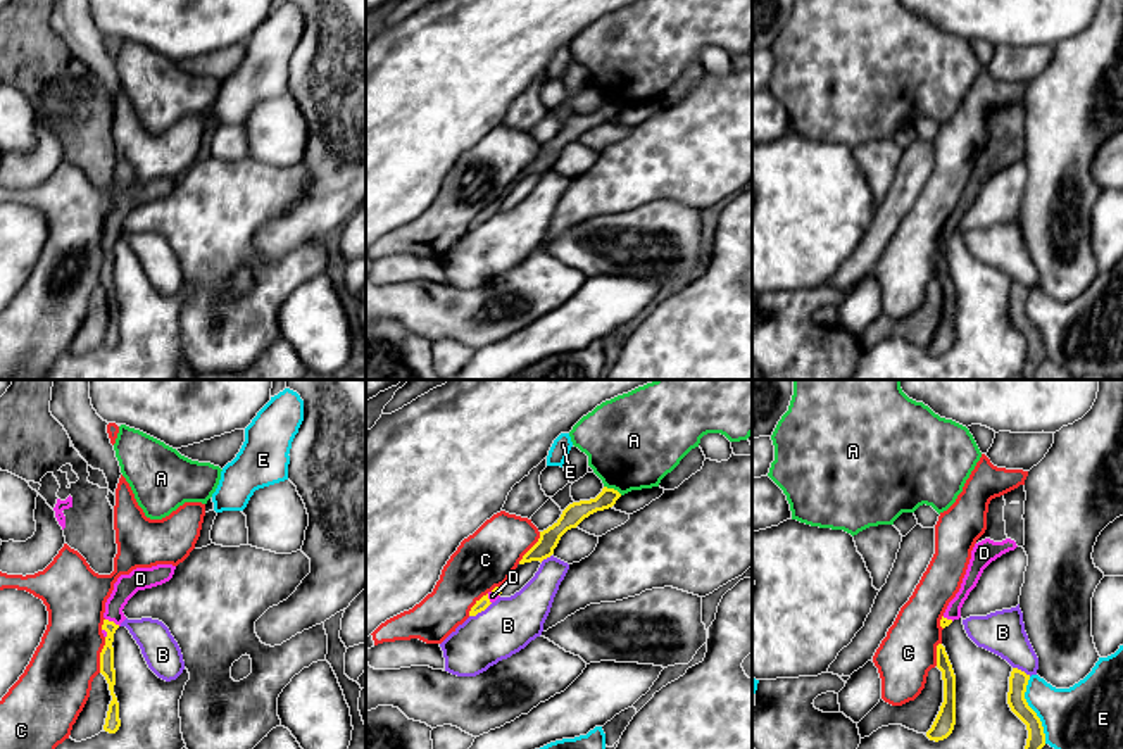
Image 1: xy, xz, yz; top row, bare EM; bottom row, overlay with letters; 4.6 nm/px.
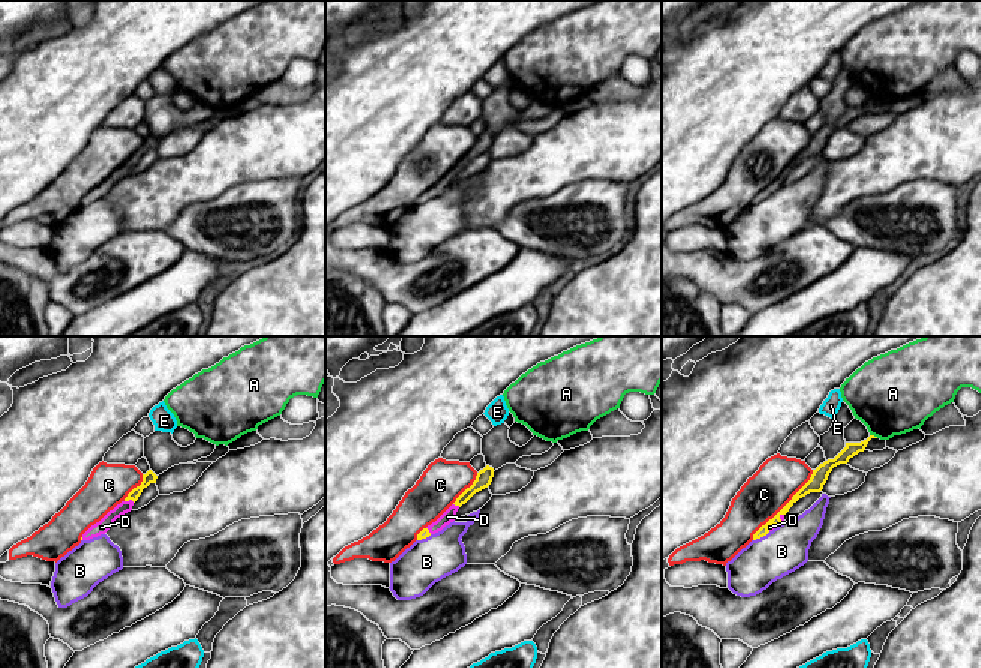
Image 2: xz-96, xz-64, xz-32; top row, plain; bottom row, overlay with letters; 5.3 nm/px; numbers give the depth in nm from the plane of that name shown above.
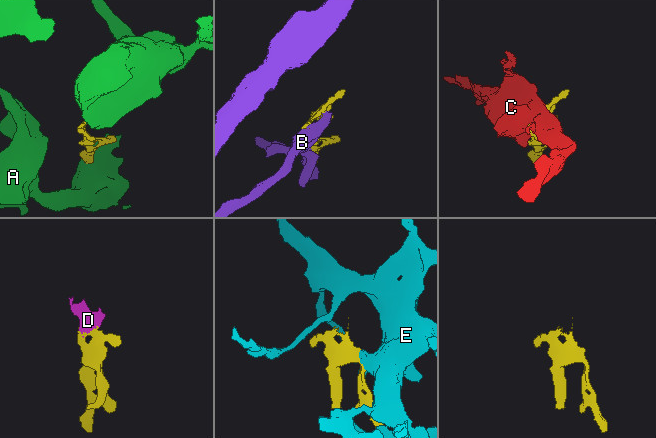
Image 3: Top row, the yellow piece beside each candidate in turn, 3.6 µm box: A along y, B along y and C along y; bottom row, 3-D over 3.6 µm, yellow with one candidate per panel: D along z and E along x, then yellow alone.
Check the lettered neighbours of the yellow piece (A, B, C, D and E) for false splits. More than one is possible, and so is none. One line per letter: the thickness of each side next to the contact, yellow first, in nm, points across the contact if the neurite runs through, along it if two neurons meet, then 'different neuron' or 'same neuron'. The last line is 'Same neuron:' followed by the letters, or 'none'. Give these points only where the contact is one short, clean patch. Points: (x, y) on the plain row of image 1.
A: 100/440 nm | different neuron
B: 60/260 nm | different neuron
C: 70/320 nm | different neuron
D: 70/110 nm | same neuron
E: 90/360 nm | different neuron
Same neuron: D

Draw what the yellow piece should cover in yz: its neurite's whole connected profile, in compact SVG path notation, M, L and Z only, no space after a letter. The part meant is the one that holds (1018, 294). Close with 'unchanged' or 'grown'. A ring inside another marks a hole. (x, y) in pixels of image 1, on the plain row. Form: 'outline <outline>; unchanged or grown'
outline M1013 281L1009 290L1009 305L1007 305L1007 318L1011 324L1026 338L1028 343L1025 366L1019 374L1021 380L1033 380L1035 371L1038 369L1040 362L1045 359L1045 347L1042 335L1025 312L1028 293L1030 288L1026 288L1018 281Z; unchanged

